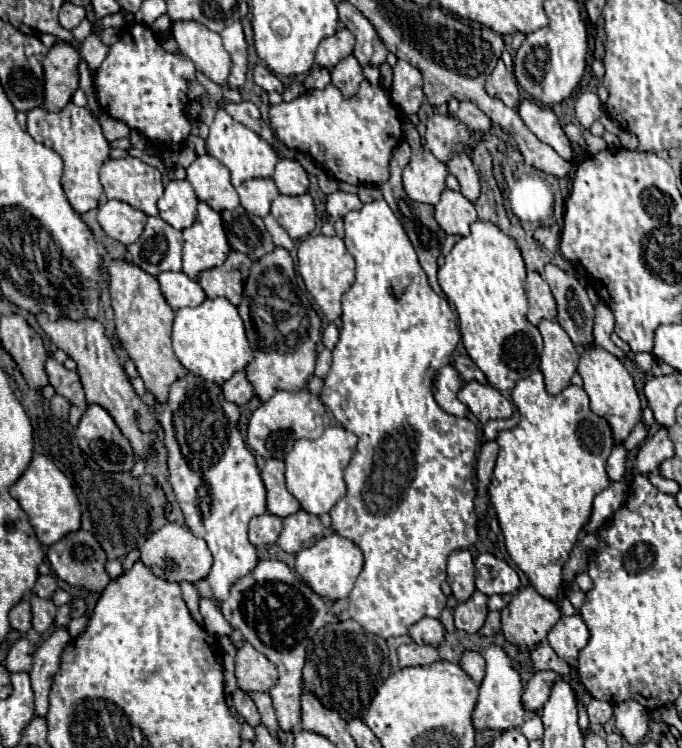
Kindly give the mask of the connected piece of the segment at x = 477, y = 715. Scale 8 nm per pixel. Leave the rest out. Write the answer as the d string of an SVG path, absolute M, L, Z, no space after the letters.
M497 644L481 650L481 656L487 662L487 672L479 688L479 700L473 710L473 724L477 730L483 728L503 728L503 730L513 730L521 728L525 722L525 706L521 700L523 694L523 684L521 676L513 666L513 660L505 654L505 650Z

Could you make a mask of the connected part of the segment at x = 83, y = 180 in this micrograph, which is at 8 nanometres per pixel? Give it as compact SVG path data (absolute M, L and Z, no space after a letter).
M69 102L59 112L49 112L45 108L35 108L27 114L27 132L31 138L47 148L53 148L63 158L63 190L77 214L85 214L97 208L99 198L103 194L103 186L99 182L99 170L105 160L109 160L109 142L103 136L99 122L87 108L79 108Z

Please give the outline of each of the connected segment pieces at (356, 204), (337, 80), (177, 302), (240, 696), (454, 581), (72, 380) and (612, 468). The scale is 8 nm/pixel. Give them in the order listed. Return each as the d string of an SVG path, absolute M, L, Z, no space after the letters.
M333 192L327 196L327 212L331 216L331 220L337 220L337 218L343 218L347 212L351 210L359 210L363 204L359 200L357 194L347 194L347 192Z
M353 54L345 56L343 60L339 60L339 64L335 68L331 68L331 82L345 96L353 96L357 92L361 80L363 80L363 70Z
M163 272L157 276L157 280L167 304L173 310L183 306L199 306L207 298L199 282L189 278L185 272Z
M237 690L235 694L233 694L233 706L237 708L237 712L245 718L245 722L249 724L249 726L259 726L261 724L261 716L259 716L259 712L257 712L257 706L255 706L255 702L243 692L243 690Z
M455 550L447 558L447 582L457 602L467 600L475 590L473 556L469 550Z
M51 356L45 362L45 370L47 370L47 376L49 376L49 384L55 388L57 394L65 396L71 404L77 404L81 408L87 408L85 394L83 394L83 386L79 382L77 372L67 370L61 362L57 362Z
M617 444L611 452L611 456L607 458L607 474L611 480L621 480L623 472L627 472L625 468L625 458L627 458L627 450L623 444Z

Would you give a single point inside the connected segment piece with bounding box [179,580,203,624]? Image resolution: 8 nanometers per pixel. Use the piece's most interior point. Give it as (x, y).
(190, 596)

